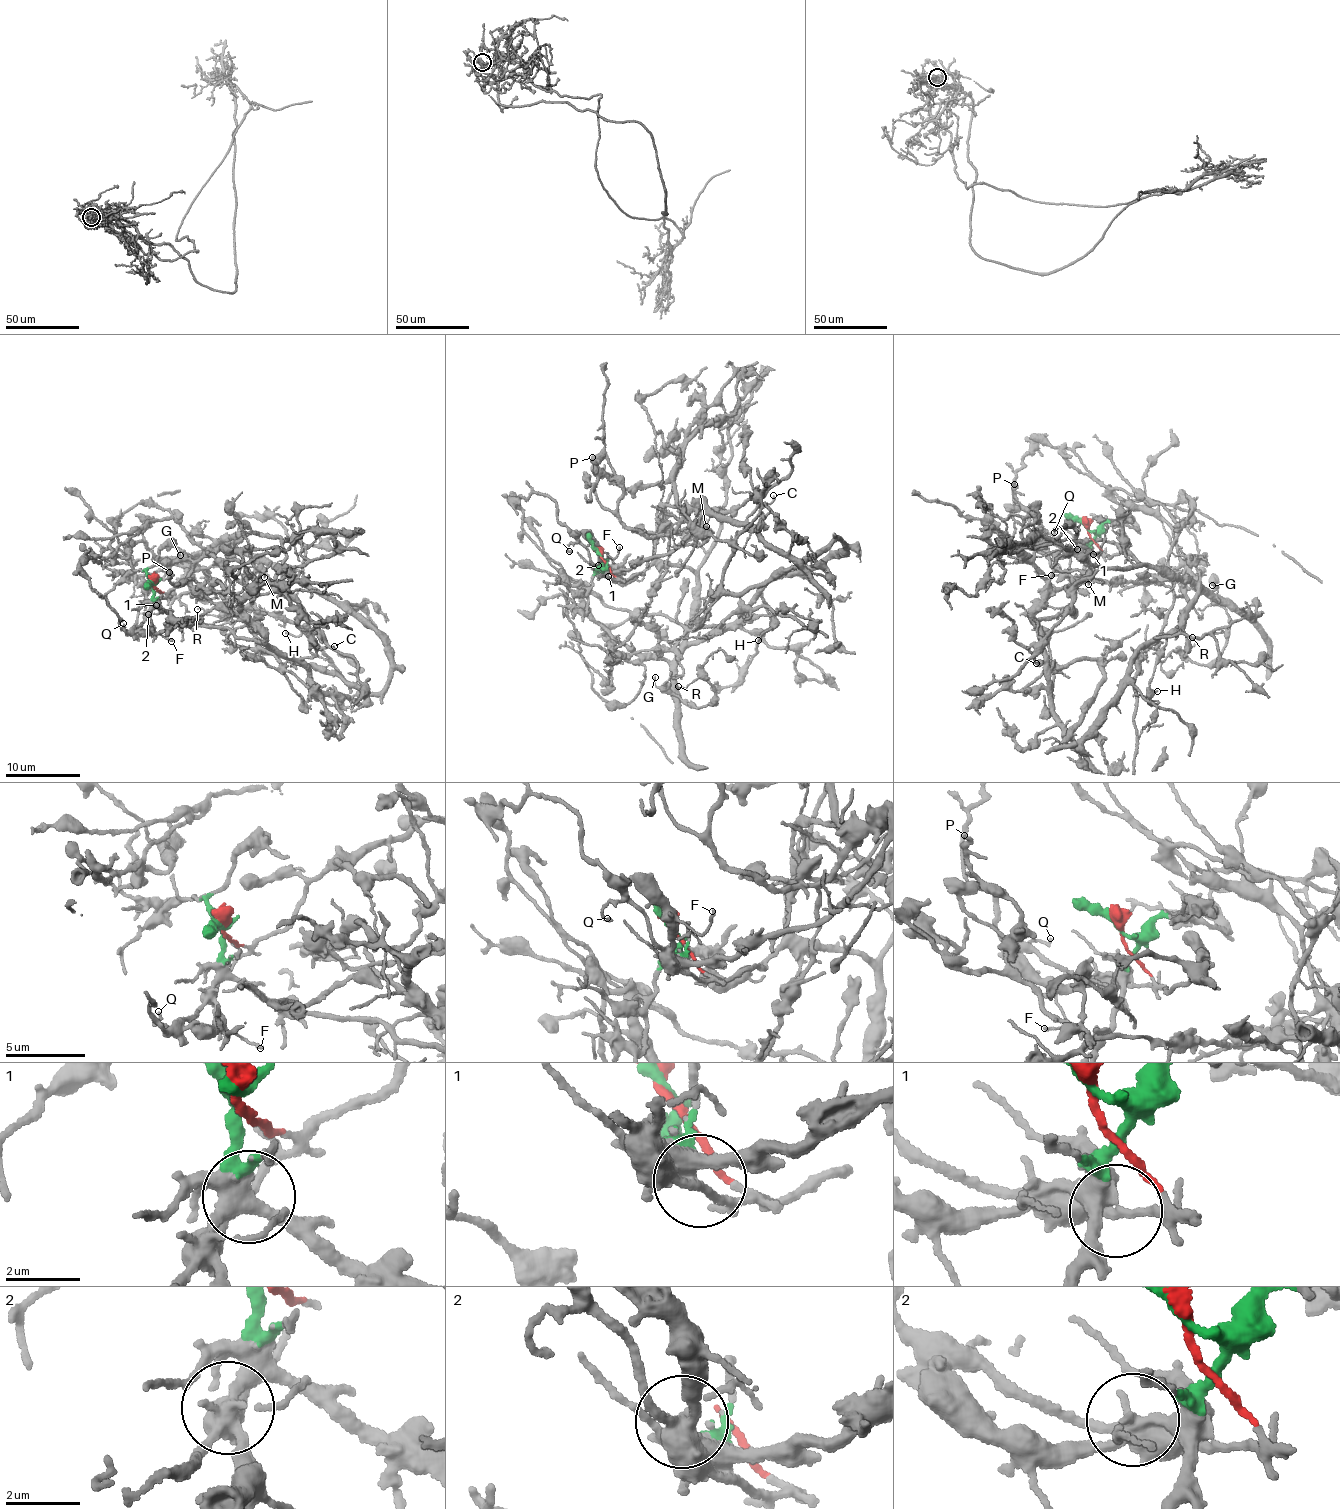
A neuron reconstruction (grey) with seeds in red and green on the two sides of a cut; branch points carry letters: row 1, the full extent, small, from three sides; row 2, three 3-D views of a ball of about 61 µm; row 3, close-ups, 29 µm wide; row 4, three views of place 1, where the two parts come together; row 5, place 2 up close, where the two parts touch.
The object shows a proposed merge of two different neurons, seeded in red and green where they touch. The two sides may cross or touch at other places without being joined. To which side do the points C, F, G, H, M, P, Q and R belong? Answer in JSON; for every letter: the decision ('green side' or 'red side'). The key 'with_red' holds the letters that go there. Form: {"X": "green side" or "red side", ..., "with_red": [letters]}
{"C": "green side", "F": "red side", "G": "red side", "H": "red side", "M": "red side", "P": "green side", "Q": "green side", "R": "red side", "with_red": ["F", "G", "H", "M", "R"]}

